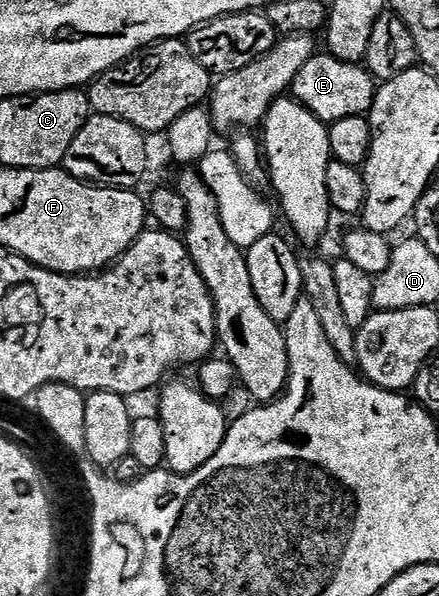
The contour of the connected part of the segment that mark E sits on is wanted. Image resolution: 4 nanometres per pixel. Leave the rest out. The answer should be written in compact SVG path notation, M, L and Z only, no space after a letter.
M329 52L315 53L314 57L300 68L294 77L293 97L327 124L339 122L348 116L369 115L370 105L374 103L376 79L365 65L357 62L345 62Z

